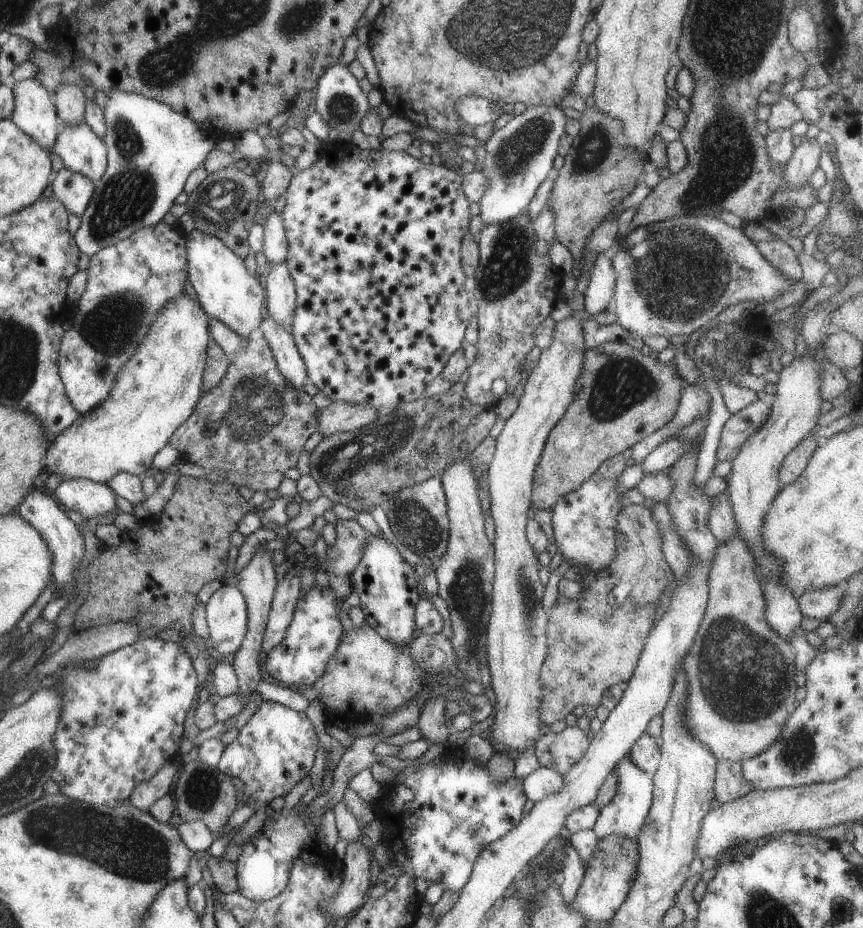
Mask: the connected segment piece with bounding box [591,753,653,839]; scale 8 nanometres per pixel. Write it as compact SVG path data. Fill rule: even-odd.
M624 754L614 766L617 773L616 789L610 803L606 804L599 812L591 829L598 839L609 835L617 835L628 839L636 839L639 827L645 820L648 806L652 799L652 777L643 772L632 763L630 754Z

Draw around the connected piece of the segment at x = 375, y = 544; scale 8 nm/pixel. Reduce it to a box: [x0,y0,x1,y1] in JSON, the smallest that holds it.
[349,534,419,647]

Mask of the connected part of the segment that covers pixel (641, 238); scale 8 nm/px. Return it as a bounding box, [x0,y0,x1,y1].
[610,215,797,338]

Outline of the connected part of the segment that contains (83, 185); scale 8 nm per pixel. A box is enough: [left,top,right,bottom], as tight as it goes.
[52,167,94,217]

